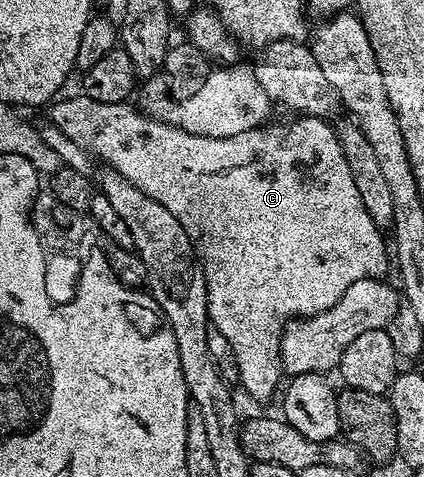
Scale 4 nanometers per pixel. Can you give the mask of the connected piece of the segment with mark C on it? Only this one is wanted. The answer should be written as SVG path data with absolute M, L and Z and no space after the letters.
M83 95L68 97L65 101L57 100L51 106L52 117L50 123L63 134L68 135L74 143L83 145L91 151L99 160L104 160L111 169L118 171L122 179L130 179L134 187L138 187L154 203L162 203L178 223L186 231L197 250L198 260L204 271L206 287L208 288L208 320L211 328L222 331L226 335L230 347L234 351L236 366L240 372L239 384L256 401L268 401L281 388L280 377L282 378L282 366L280 364L280 335L282 323L289 319L301 317L312 317L315 313L326 311L334 307L342 299L346 287L358 283L358 279L375 277L377 279L385 276L388 265L390 269L390 249L384 246L385 234L374 223L364 203L362 195L358 195L358 187L354 187L354 175L350 175L350 167L346 163L346 155L340 146L340 139L335 128L328 126L329 122L323 117L309 117L307 115L297 116L297 121L288 121L285 125L272 125L265 123L257 129L242 131L241 134L232 135L229 138L208 138L202 135L188 134L182 131L179 125L168 125L165 121L158 121L155 117L149 117L135 104L119 101L118 103L106 103L95 101Z

